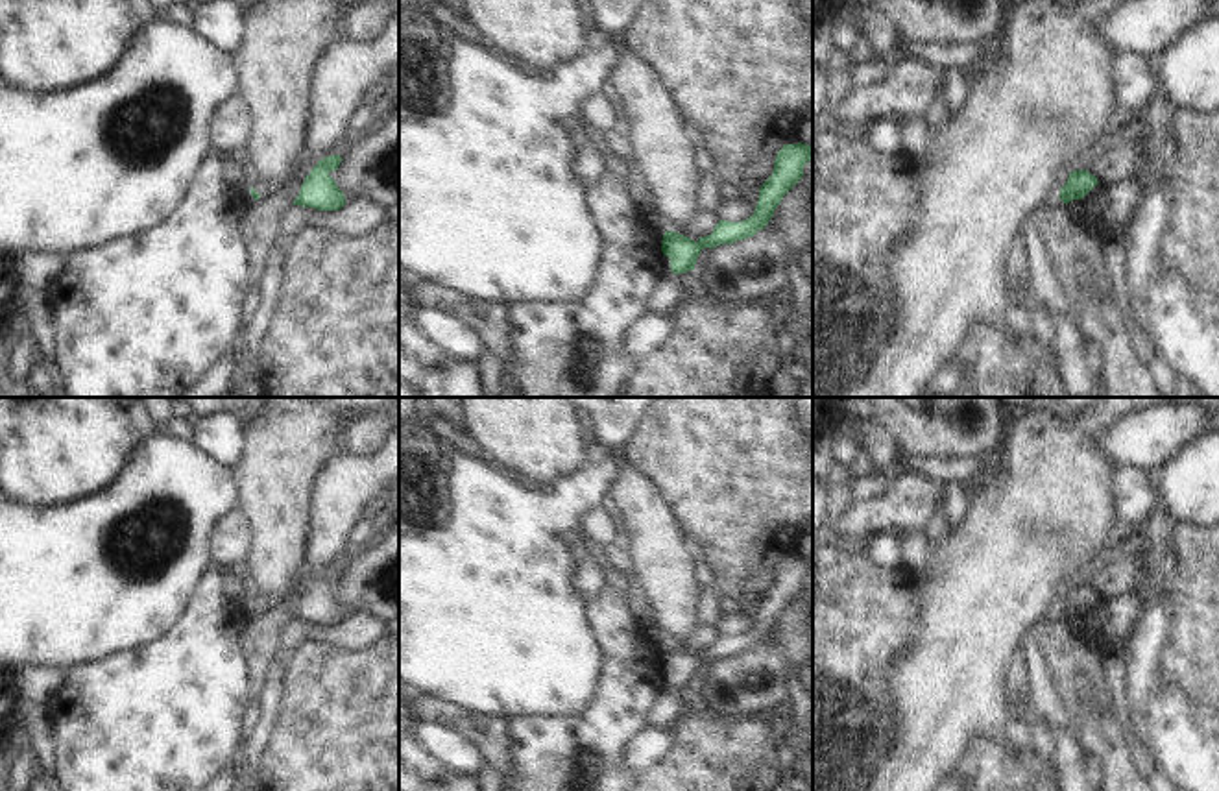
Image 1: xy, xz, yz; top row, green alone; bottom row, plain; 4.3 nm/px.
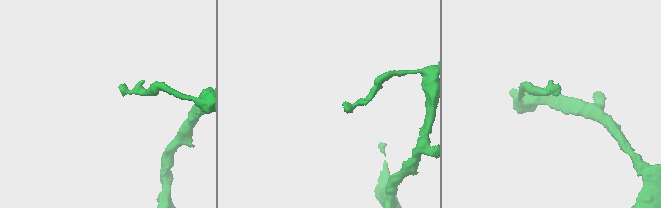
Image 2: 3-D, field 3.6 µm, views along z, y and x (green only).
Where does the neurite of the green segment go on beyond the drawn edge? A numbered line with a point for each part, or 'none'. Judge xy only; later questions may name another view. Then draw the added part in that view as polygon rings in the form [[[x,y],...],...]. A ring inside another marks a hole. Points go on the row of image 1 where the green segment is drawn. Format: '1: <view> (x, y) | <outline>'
none

